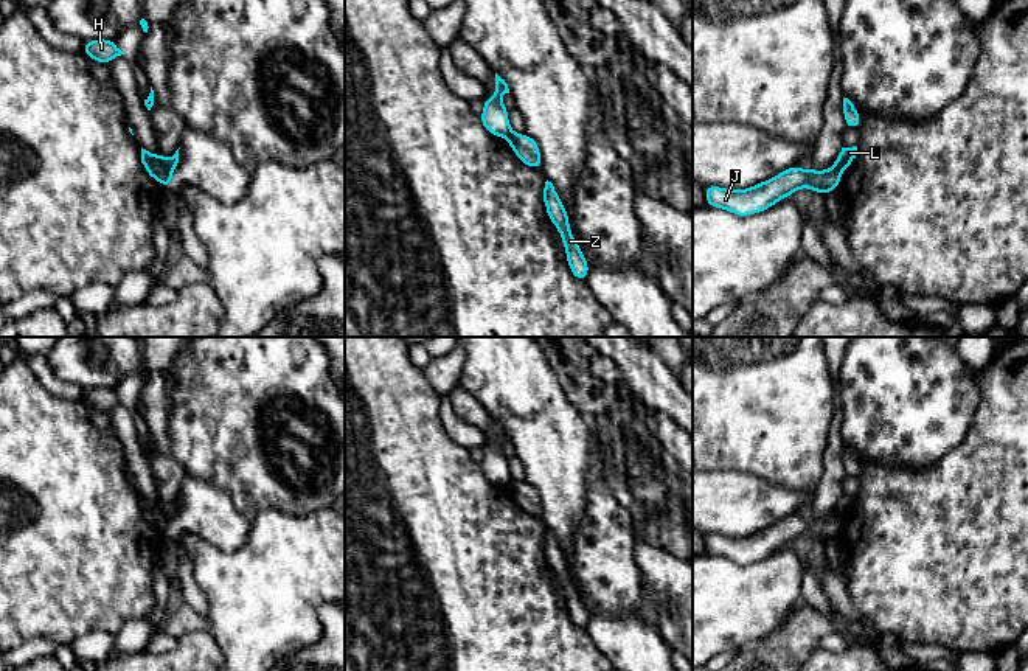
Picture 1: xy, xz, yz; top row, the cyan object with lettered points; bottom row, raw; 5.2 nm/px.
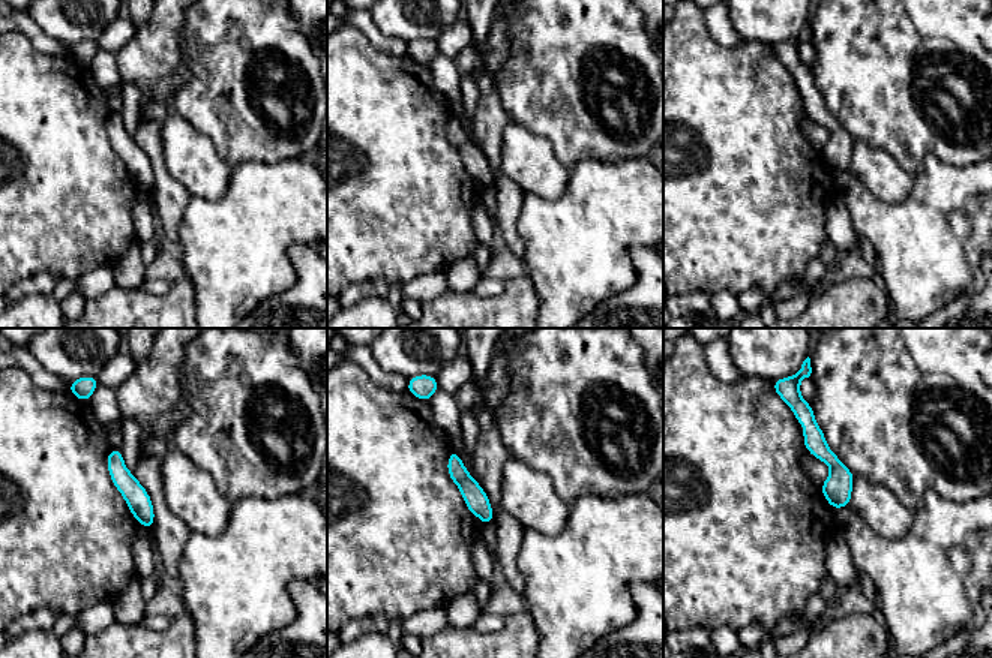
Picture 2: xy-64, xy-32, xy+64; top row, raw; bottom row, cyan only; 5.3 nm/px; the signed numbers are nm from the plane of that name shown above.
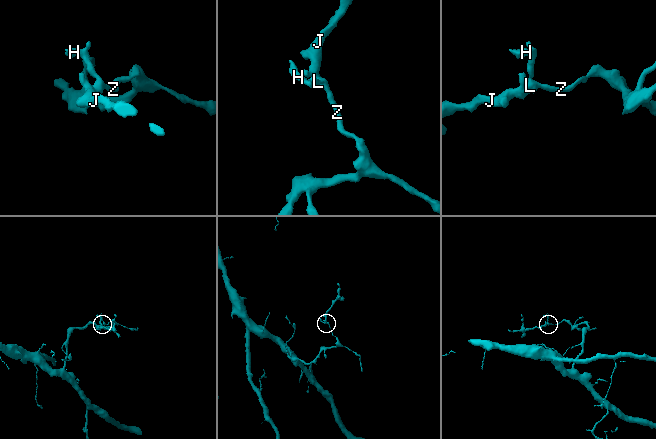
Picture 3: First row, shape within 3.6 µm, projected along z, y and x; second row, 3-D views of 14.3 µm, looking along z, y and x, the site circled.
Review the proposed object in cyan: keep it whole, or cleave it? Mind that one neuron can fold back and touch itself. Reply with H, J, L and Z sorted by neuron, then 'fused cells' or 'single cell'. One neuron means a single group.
H L Z / J | fused cells

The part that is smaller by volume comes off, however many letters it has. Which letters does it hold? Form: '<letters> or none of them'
J

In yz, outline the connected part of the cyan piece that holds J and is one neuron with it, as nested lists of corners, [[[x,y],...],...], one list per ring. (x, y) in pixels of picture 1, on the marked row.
[[[834,163],[828,171],[811,171],[792,166],[775,177],[756,183],[747,189],[727,189],[705,185],[707,207],[724,208],[739,217],[769,210],[800,188],[814,189],[817,194],[829,194],[837,189],[842,169]]]

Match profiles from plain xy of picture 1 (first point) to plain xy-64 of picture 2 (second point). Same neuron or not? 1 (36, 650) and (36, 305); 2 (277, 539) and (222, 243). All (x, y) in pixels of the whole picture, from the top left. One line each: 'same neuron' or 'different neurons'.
1: different neurons
2: same neuron

